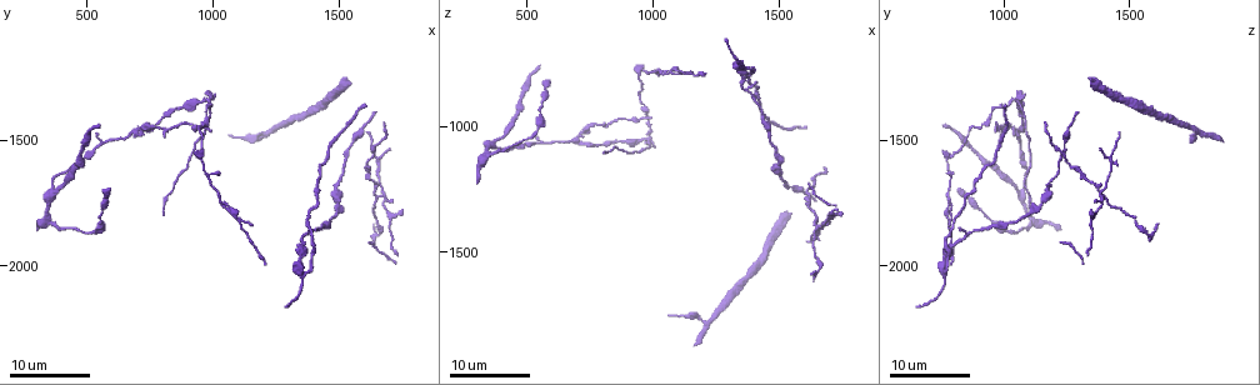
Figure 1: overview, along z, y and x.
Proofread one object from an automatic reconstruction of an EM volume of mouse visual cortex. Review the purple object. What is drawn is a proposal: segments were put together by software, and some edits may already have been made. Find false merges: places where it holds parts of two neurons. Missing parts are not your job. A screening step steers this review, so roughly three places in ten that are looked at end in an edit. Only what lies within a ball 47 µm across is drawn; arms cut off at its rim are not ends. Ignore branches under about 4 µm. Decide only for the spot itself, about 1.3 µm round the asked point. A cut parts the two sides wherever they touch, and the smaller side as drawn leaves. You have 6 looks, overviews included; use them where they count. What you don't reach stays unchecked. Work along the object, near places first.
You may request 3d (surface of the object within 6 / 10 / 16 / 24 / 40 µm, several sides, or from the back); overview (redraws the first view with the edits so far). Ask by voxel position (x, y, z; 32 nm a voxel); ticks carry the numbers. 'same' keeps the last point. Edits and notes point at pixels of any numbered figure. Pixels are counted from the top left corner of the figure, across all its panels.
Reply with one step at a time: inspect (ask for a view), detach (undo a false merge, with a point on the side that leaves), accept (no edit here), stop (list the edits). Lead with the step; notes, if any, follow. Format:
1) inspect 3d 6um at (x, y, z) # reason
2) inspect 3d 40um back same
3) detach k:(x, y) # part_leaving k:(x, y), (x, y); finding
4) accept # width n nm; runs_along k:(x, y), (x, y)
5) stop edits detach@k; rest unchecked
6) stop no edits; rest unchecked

inspect 3d 16um at (690, 1470, 1060) # a fork

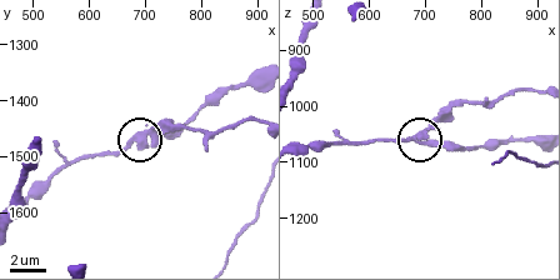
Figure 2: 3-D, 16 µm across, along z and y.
inspect 3d 6um at (695, 1480, 1050) # zoom in

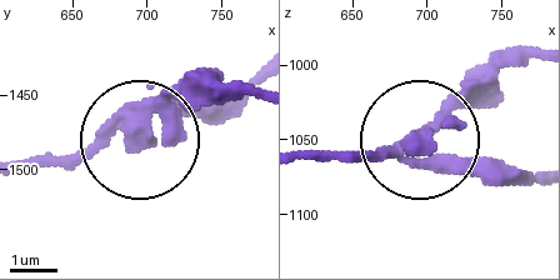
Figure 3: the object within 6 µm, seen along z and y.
detach 3:(168, 104) # part_leaving 3:(115, 119), (254, 95); two neurons meet here

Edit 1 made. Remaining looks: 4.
inspect overview

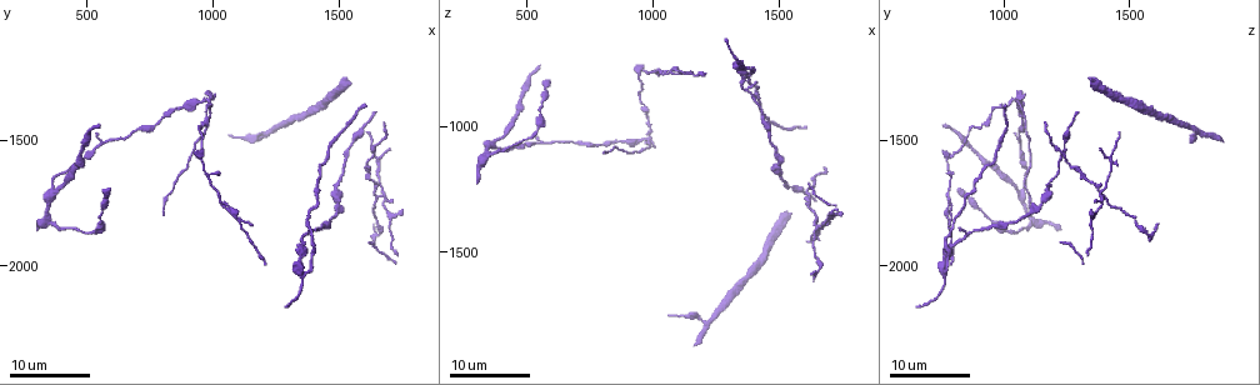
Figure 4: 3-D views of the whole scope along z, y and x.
inspect 3d 16um at (970, 1340, 1050) # four-way junction

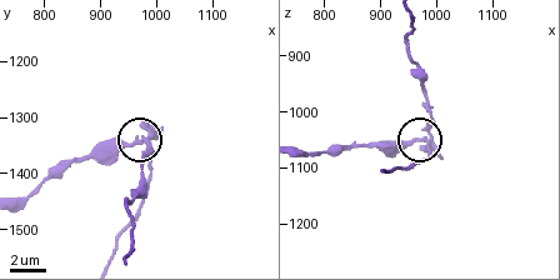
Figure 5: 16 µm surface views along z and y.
inspect 3d 6um same

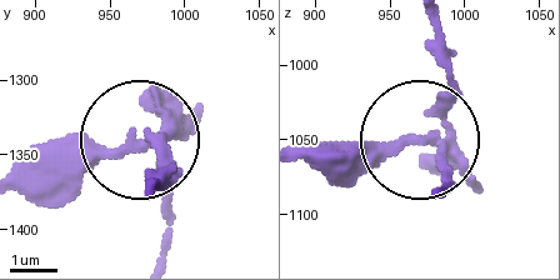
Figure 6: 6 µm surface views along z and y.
detach 6:(449, 83) # arms 4; part_leaving 6:(446, 141), (439, 26); two neurons meet here

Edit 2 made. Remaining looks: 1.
stop edits detach@3, detach@6; rest unchecked

